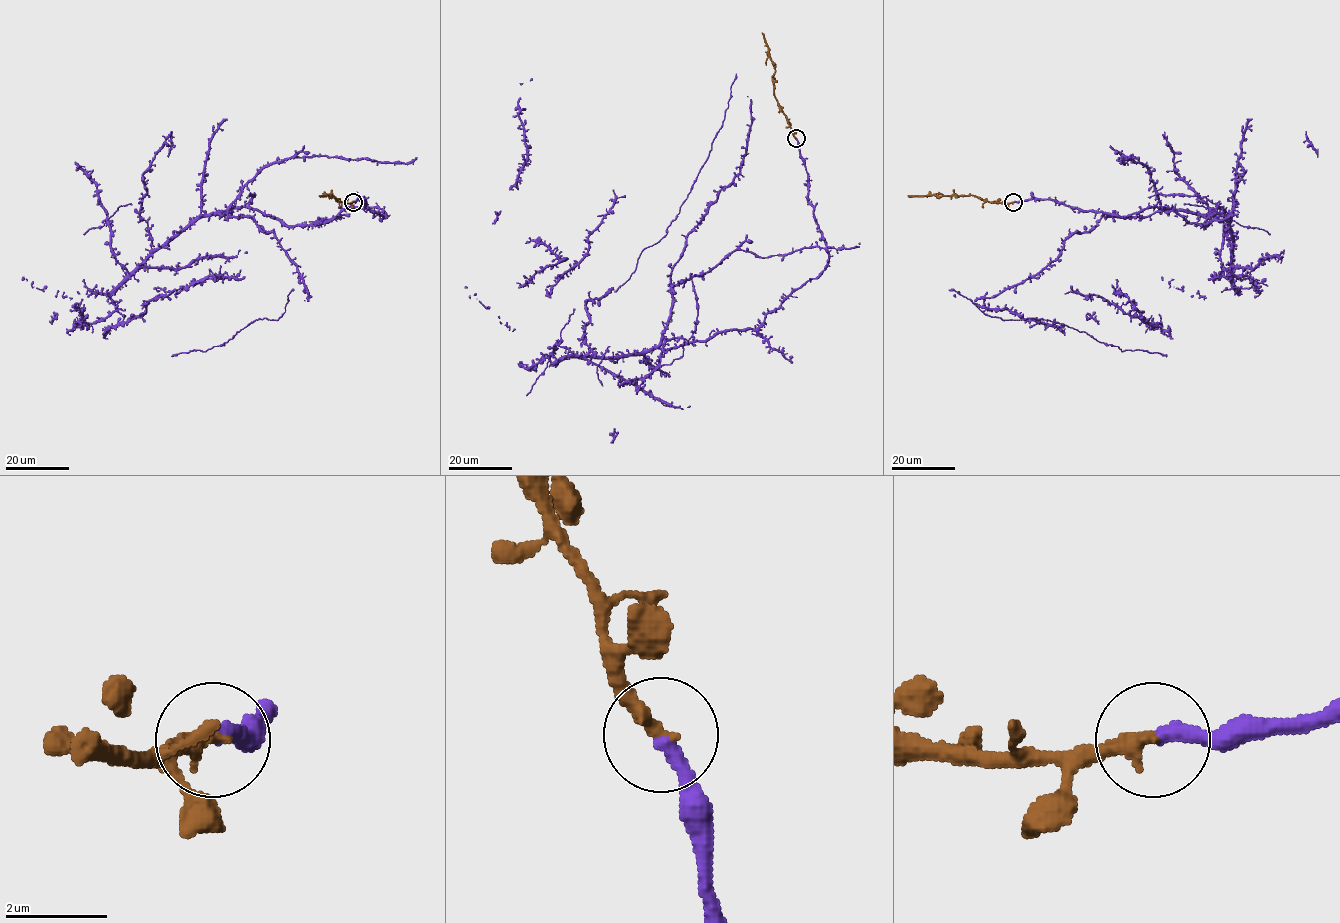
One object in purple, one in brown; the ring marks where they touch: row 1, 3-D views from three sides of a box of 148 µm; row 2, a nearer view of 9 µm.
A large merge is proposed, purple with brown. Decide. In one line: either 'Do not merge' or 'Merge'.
Merge

